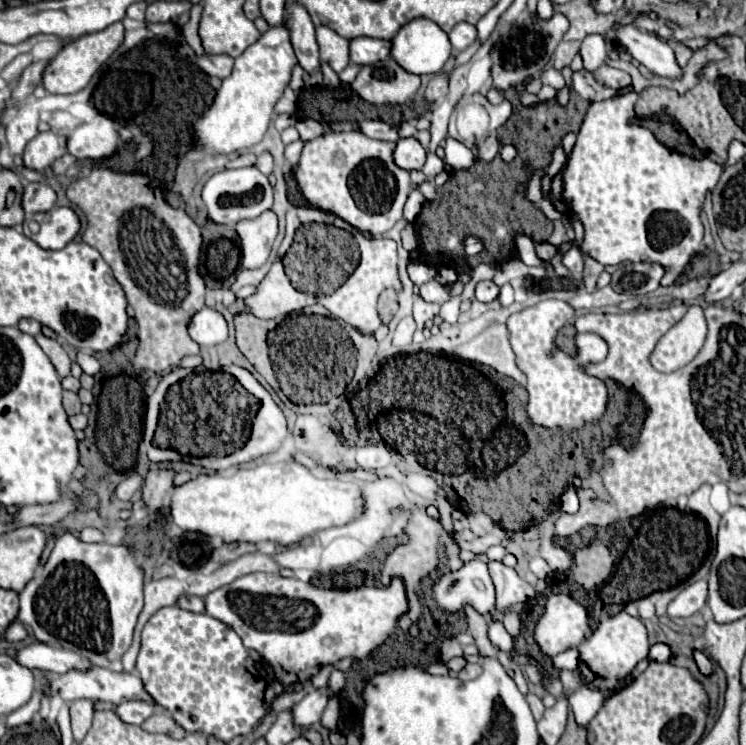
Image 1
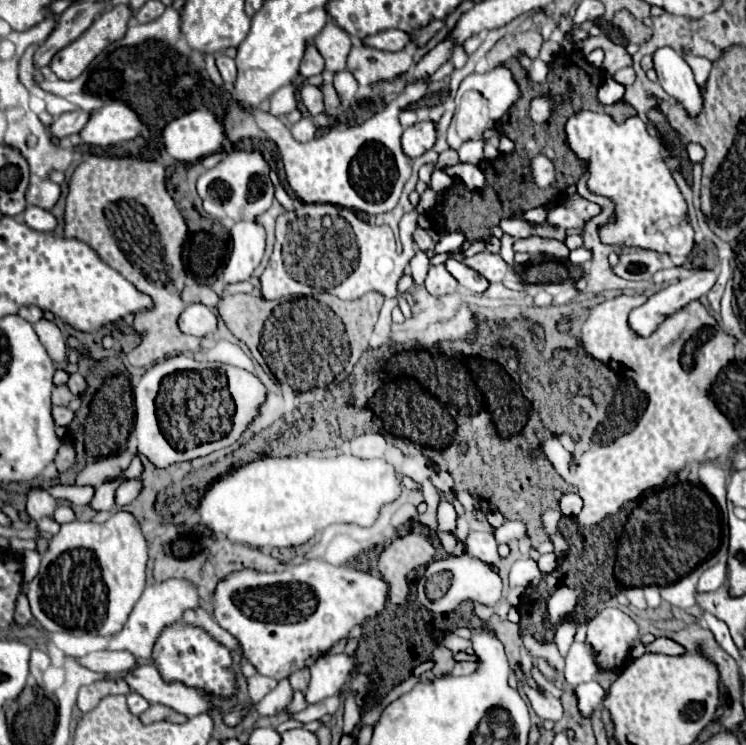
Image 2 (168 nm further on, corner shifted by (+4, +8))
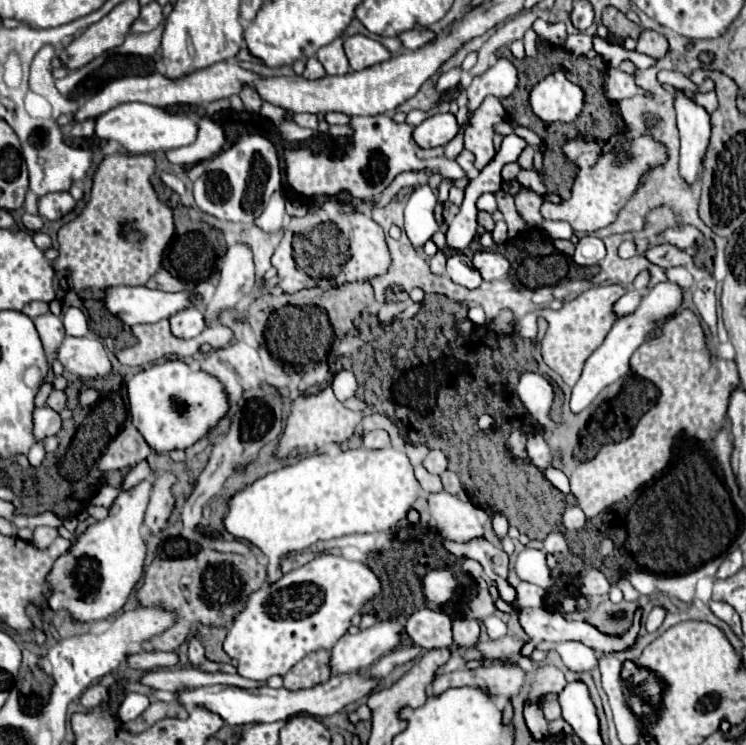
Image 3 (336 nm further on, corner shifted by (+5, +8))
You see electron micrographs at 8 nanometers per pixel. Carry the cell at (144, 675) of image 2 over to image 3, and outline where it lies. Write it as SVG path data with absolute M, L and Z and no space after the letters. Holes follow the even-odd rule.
M360 672L354 674L346 674L346 676L336 676L330 678L322 684L316 684L312 688L302 688L302 690L286 690L286 688L236 688L236 686L202 686L202 688L184 688L176 692L176 698L182 706L200 706L206 708L214 714L218 714L228 726L240 726L240 724L254 724L254 722L276 722L276 720L288 720L292 716L300 716L300 714L310 714L314 718L322 718L322 716L330 716L340 712L342 708L346 708L352 702L358 702L362 698L366 698L374 688L376 688L376 680L366 678Z

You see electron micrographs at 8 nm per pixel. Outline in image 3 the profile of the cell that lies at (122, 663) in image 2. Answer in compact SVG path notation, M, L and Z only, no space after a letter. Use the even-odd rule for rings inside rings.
M138 652L126 658L126 664L134 670L152 670L152 668L174 668L178 664L178 656L172 652Z

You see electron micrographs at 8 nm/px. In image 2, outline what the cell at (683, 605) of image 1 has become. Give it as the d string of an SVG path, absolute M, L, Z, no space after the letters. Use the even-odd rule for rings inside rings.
M715 564L713 568L709 568L707 572L703 572L703 576L699 578L697 590L699 592L713 592L719 586L723 586L723 582L727 580L727 564Z

